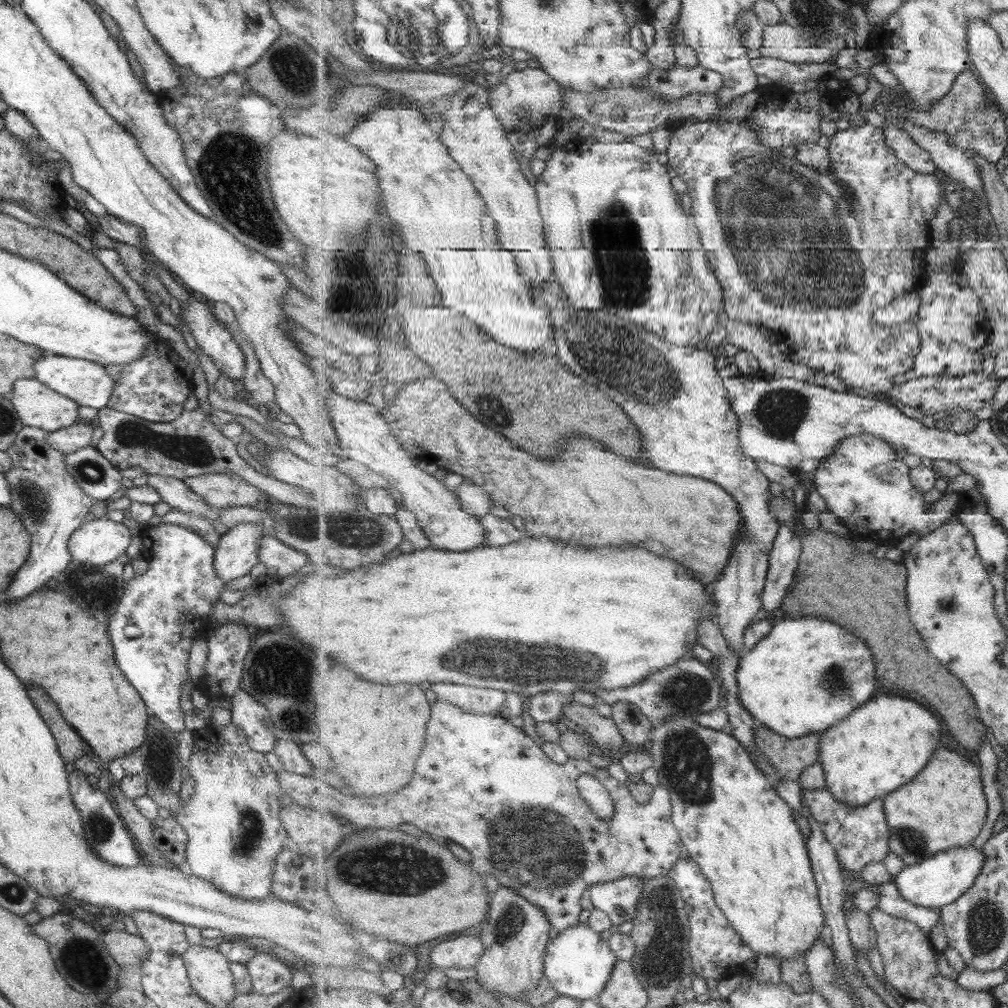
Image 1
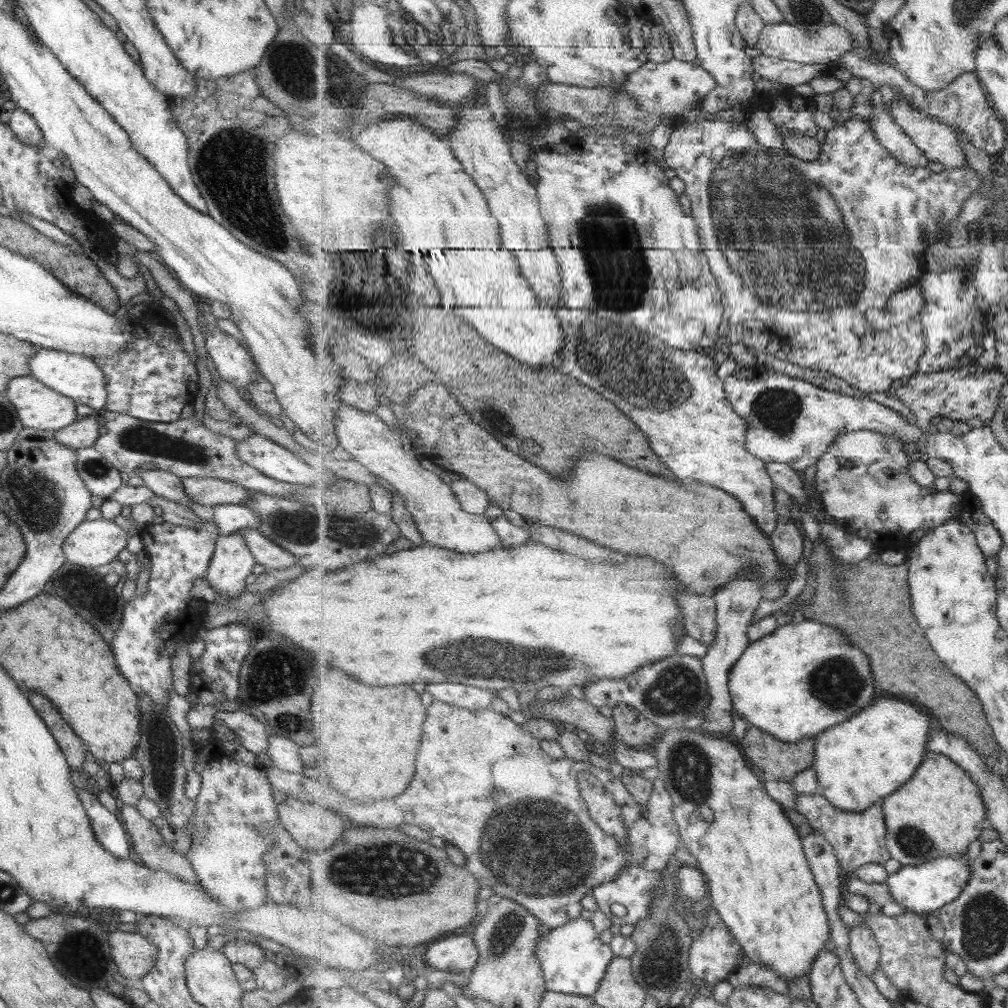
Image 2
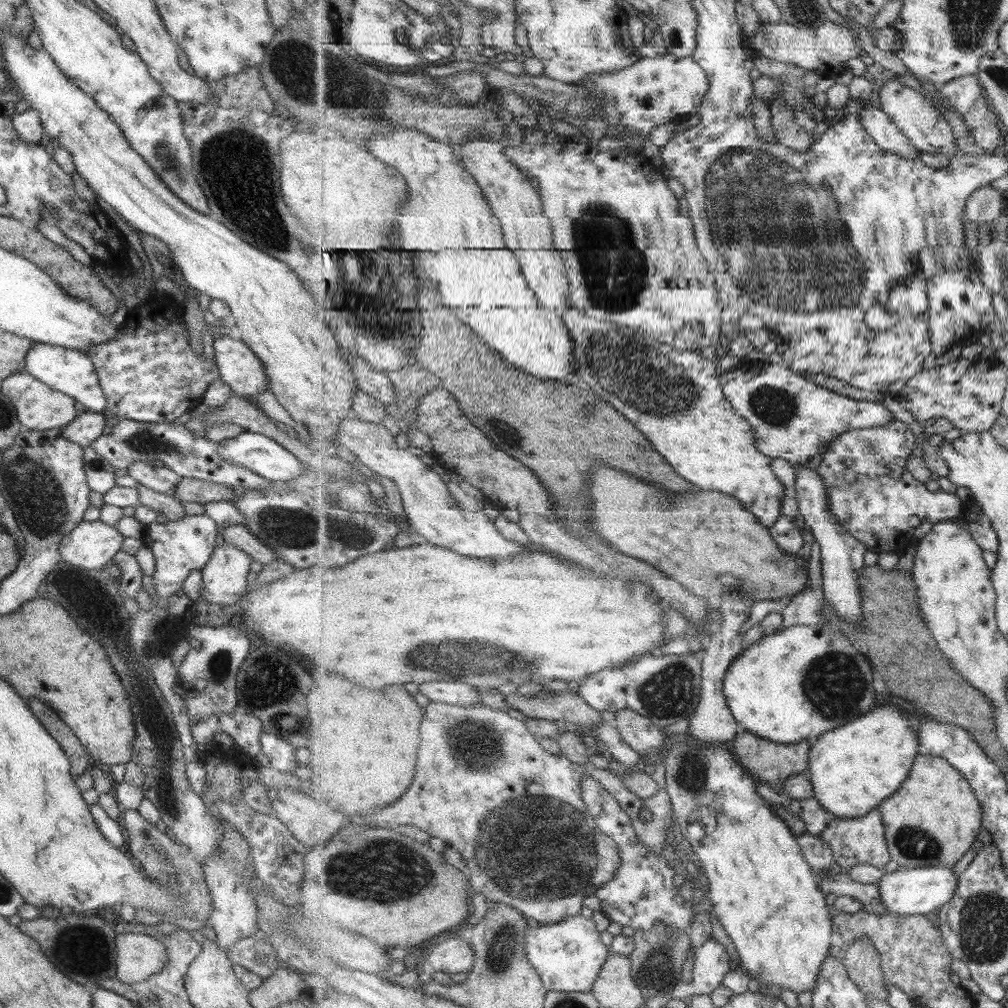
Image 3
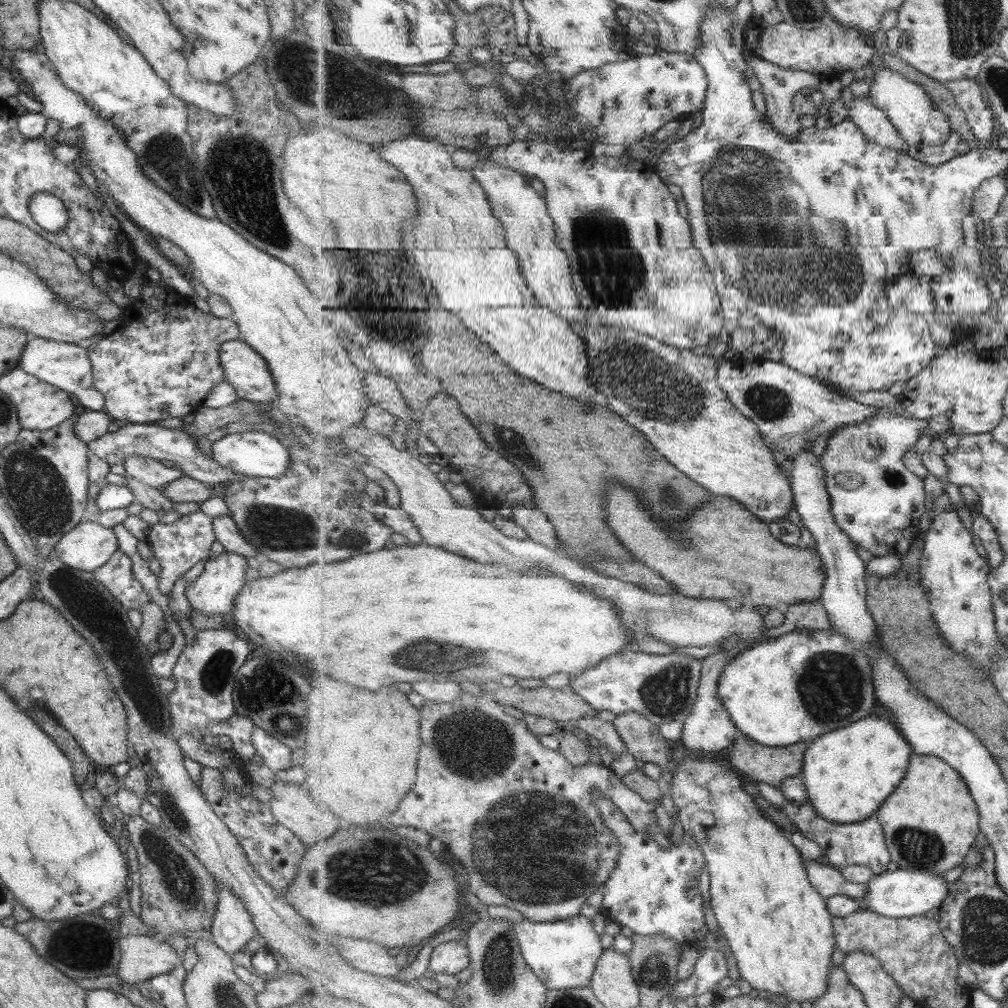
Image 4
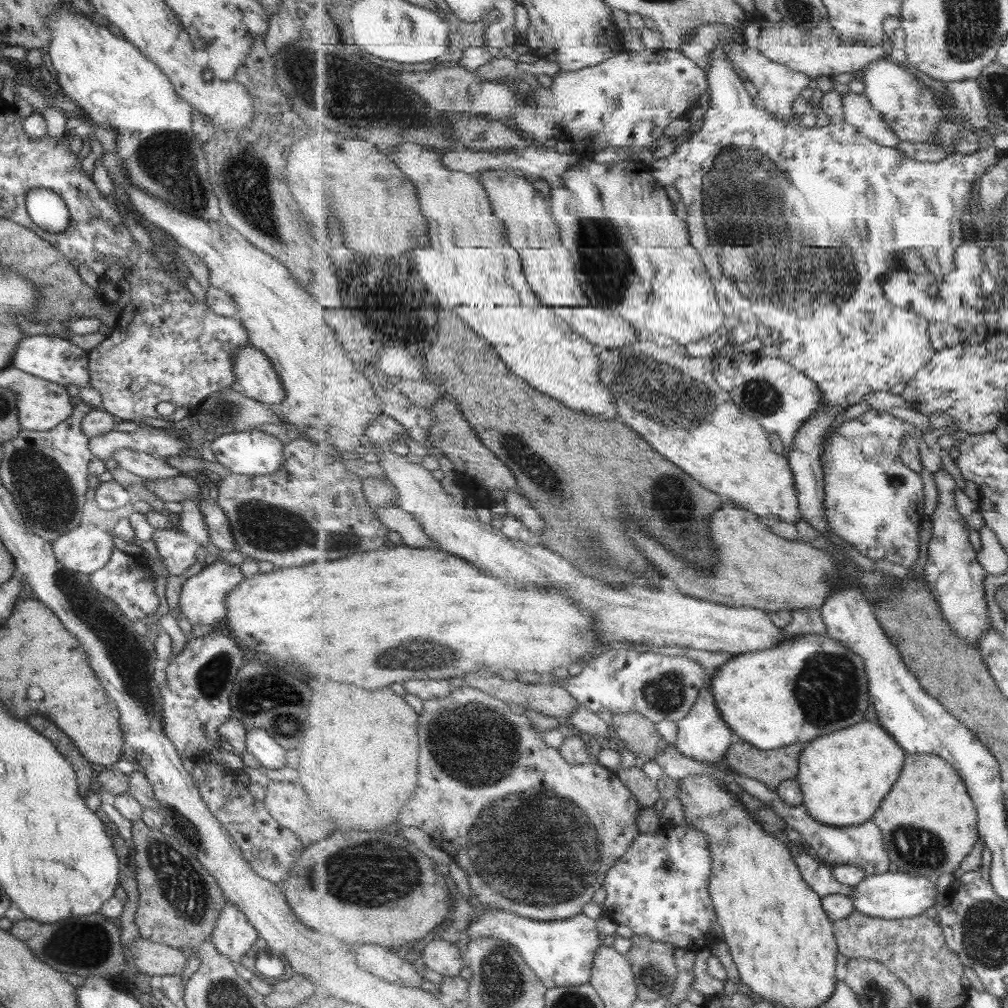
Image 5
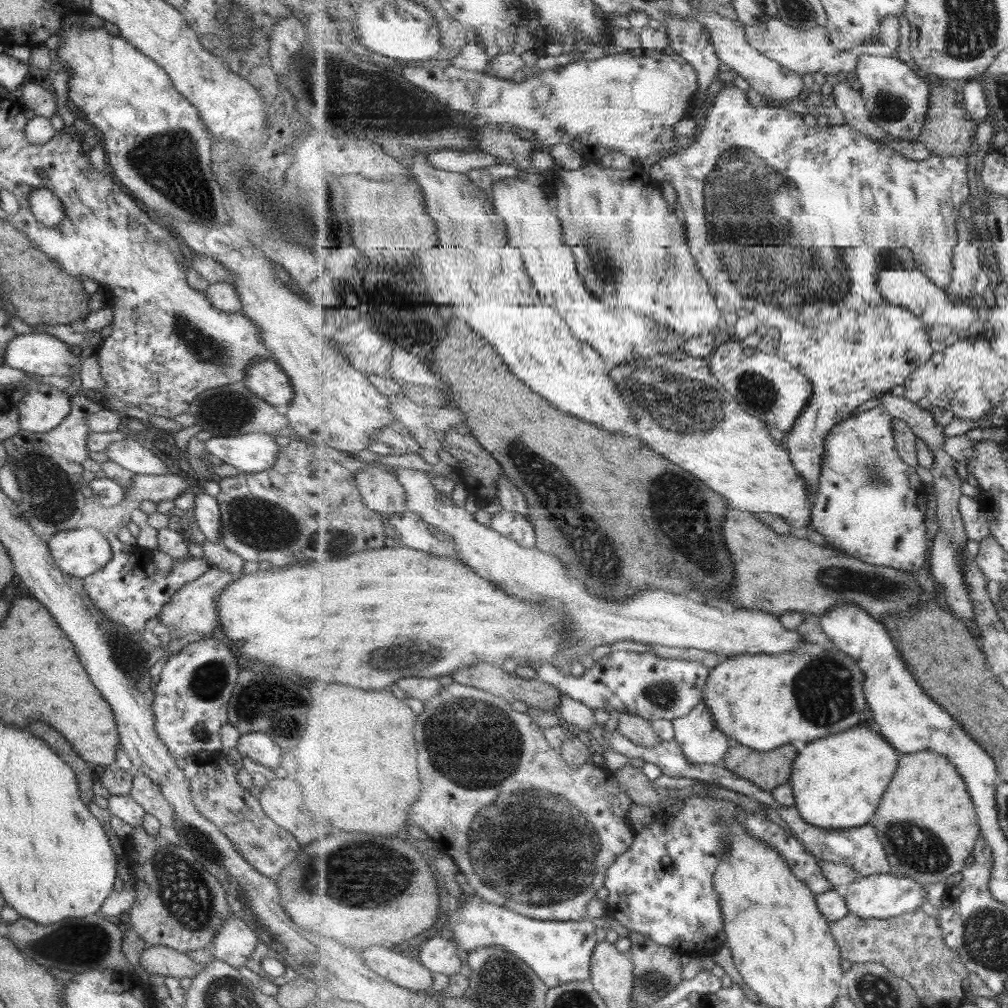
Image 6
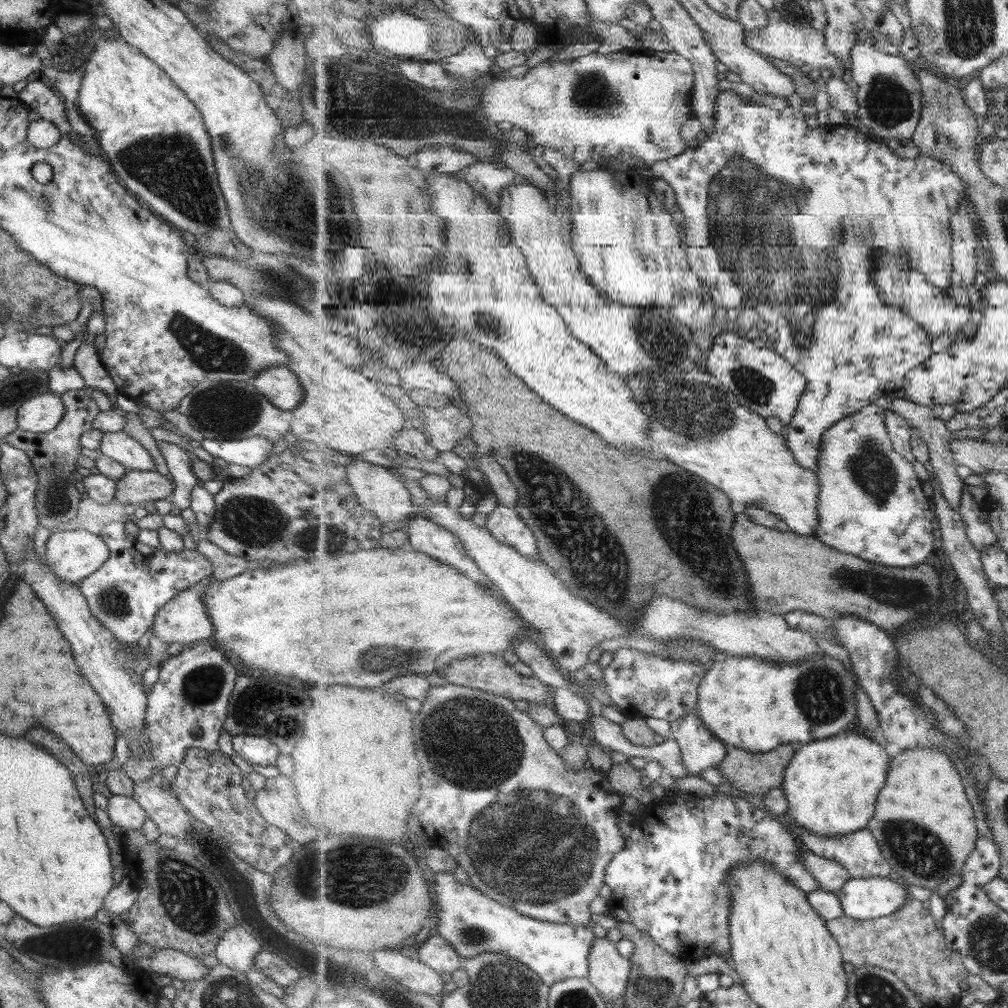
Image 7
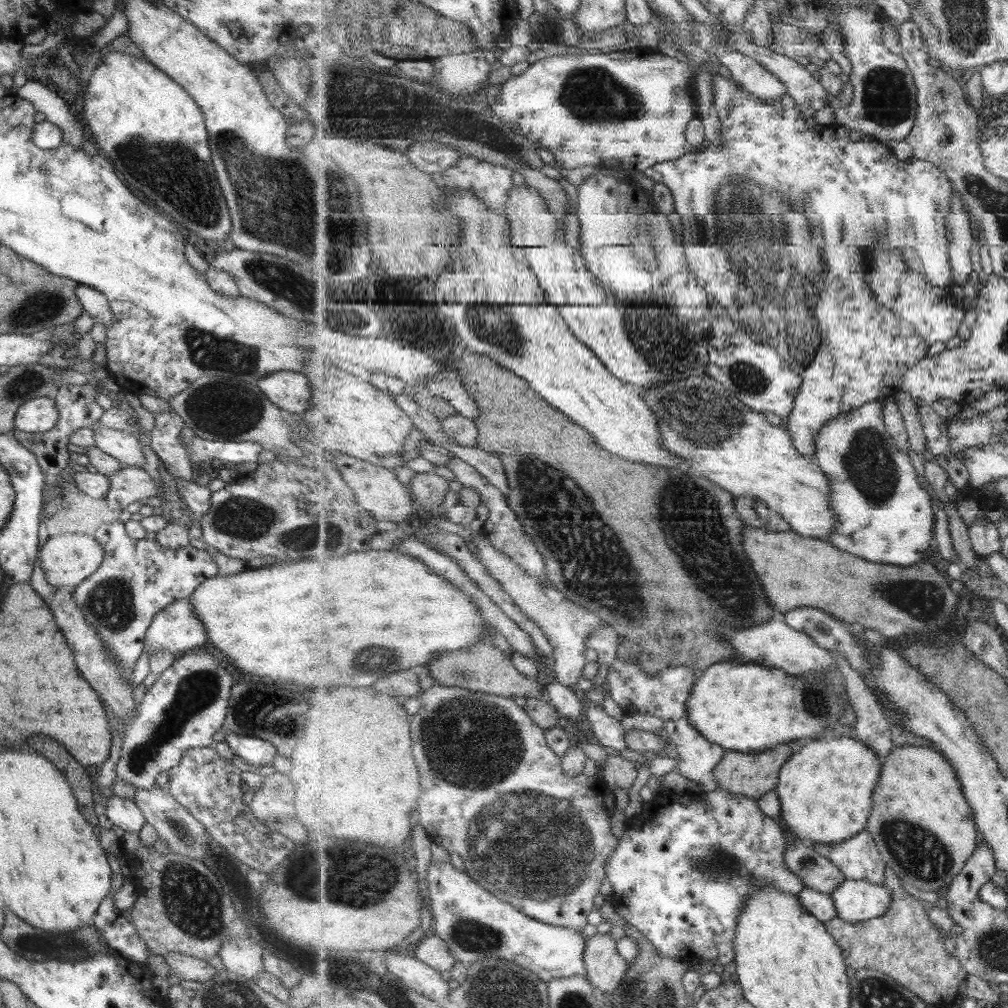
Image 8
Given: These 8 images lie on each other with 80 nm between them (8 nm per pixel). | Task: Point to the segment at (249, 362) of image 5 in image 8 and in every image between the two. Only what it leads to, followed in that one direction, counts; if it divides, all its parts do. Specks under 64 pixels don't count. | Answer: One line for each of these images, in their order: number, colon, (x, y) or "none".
6: (263, 377)
7: (277, 384)
8: (289, 391)

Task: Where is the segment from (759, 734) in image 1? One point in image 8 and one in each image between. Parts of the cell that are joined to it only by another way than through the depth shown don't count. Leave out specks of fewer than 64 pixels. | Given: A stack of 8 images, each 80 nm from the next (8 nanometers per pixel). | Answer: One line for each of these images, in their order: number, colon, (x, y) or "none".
2: (771, 757)
3: (772, 762)
4: (757, 762)
5: (772, 767)
6: (768, 770)
7: (753, 773)
8: (755, 774)

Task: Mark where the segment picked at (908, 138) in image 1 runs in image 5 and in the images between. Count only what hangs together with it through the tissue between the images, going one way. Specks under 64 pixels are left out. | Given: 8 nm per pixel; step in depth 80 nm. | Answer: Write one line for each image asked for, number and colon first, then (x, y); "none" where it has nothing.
2: (890, 134)
3: (879, 125)
4: (873, 121)
5: (858, 111)

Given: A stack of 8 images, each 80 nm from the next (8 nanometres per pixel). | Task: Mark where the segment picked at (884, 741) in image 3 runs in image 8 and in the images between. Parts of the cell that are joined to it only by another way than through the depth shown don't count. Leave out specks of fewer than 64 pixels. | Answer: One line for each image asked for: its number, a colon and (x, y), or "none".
4: (849, 773)
5: (845, 776)
6: (839, 780)
7: (832, 785)
8: (826, 789)

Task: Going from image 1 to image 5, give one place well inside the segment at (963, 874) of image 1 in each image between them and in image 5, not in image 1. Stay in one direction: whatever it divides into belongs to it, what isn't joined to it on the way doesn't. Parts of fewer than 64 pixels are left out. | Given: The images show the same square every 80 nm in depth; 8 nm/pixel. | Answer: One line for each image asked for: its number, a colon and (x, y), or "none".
2: (927, 887)
3: (906, 891)
4: (902, 893)
5: (893, 895)

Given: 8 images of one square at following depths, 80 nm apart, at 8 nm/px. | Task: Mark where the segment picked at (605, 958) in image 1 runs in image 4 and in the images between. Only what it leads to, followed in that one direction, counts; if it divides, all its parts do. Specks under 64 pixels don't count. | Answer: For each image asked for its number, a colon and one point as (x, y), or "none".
2: (574, 960)
3: (568, 955)
4: (564, 954)

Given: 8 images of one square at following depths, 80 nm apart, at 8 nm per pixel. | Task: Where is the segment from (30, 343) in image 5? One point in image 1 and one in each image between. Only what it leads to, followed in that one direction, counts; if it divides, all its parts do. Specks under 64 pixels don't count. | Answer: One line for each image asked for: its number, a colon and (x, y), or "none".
1: (85, 382)
2: (77, 377)
3: (69, 371)
4: (65, 366)

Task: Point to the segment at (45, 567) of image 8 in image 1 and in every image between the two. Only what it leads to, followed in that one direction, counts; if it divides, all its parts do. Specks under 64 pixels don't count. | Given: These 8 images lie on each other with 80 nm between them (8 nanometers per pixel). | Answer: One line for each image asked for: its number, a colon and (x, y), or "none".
1: (98, 542)
2: (93, 543)
3: (90, 545)
4: (88, 546)
5: (85, 549)
6: (77, 552)
7: (71, 555)

